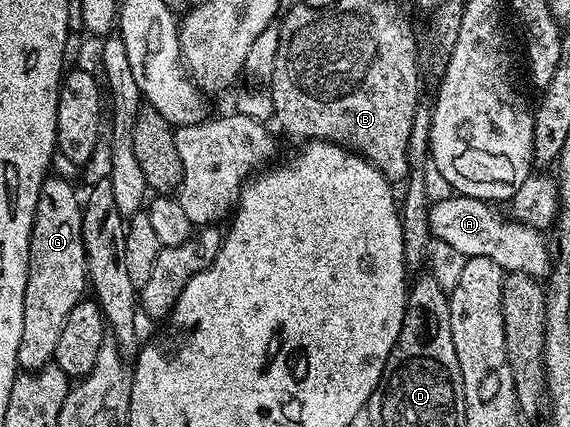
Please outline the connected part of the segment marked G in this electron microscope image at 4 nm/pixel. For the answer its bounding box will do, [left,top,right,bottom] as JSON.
[17,174,88,369]

